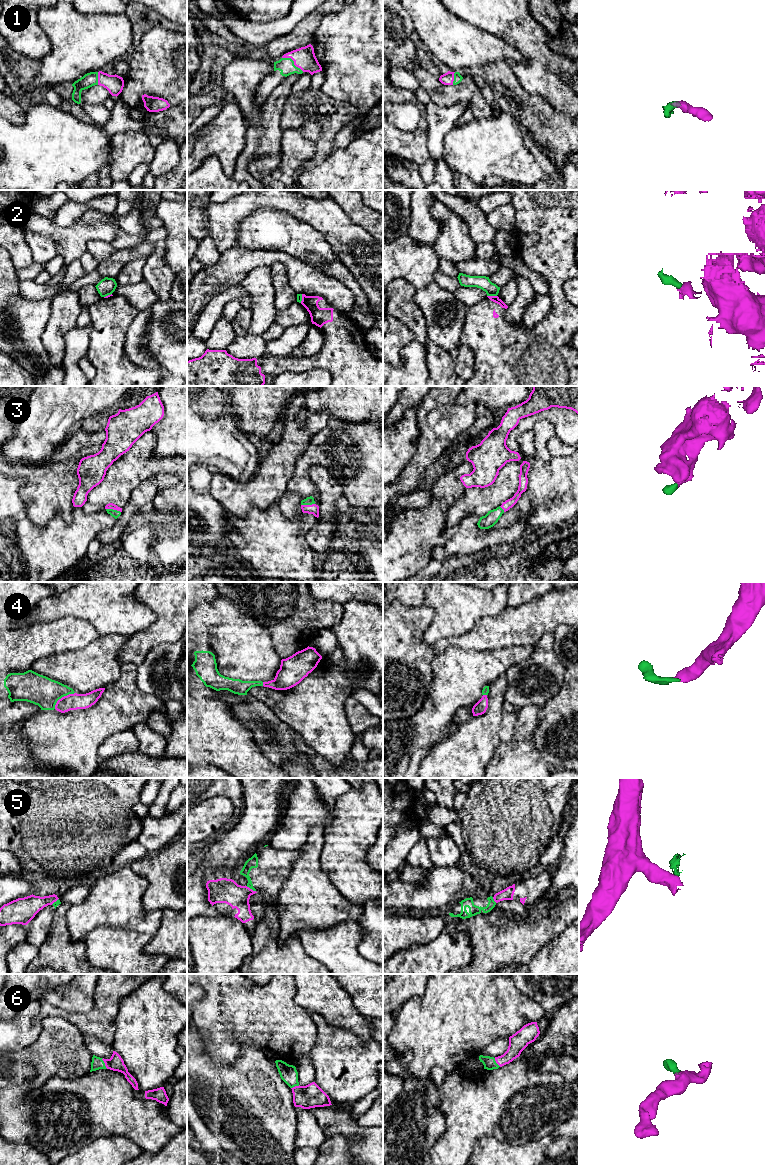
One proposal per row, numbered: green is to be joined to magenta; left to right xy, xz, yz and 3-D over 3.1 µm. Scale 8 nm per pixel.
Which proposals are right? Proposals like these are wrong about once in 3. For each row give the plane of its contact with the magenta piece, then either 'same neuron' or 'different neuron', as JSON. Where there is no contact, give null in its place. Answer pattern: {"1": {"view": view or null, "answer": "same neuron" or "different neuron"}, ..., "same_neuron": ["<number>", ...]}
{"1": {"view": "xz", "answer": "same neuron"}, "2": {"view": "yz", "answer": "different neuron"}, "3": {"view": "xy", "answer": "same neuron"}, "4": {"view": "xy", "answer": "same neuron"}, "5": {"view": "xz", "answer": "different neuron"}, "6": {"view": "xy", "answer": "same neuron"}, "same_neuron": ["1", "3", "4", "6"]}

